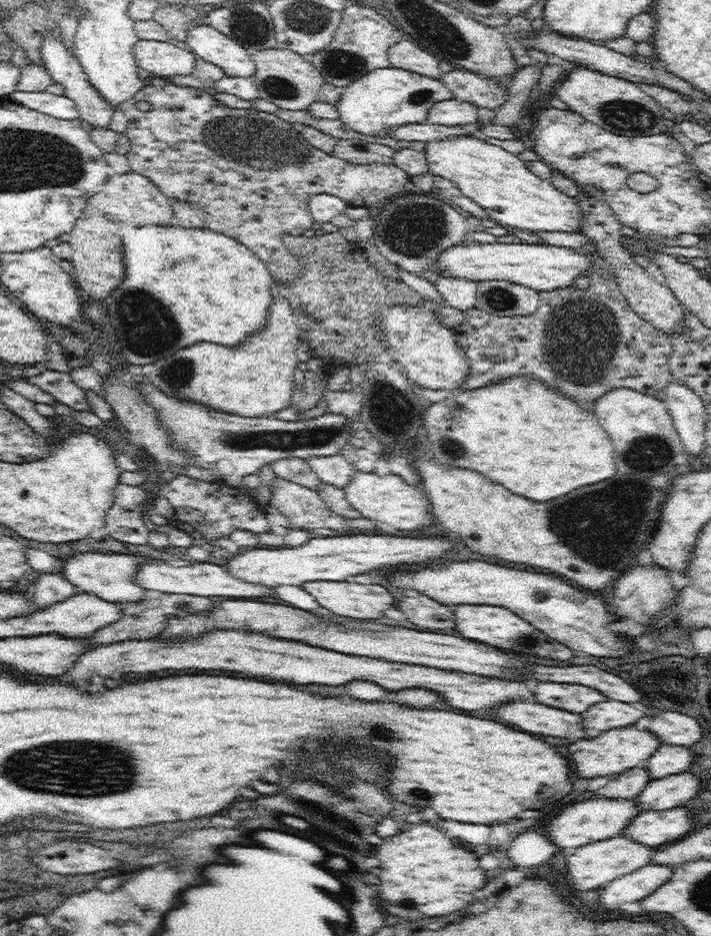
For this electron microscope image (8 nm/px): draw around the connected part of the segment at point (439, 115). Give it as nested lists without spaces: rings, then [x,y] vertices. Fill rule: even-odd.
[[[452,98],[434,103],[427,122],[443,126],[464,126],[478,121],[478,106],[470,101]]]

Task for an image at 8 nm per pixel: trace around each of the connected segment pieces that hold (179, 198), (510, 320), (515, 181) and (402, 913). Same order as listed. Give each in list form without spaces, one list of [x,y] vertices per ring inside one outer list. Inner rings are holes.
[[[172,82],[165,86],[147,85],[142,88],[142,90],[139,90],[132,98],[130,98],[130,100],[122,102],[118,108],[127,116],[128,125],[125,134],[130,143],[130,152],[126,154],[126,158],[128,159],[130,170],[149,178],[162,191],[162,194],[168,198],[174,213],[171,225],[182,228],[215,230],[220,234],[235,238],[238,242],[247,246],[250,250],[254,251],[254,254],[259,256],[259,259],[268,267],[272,278],[275,282],[279,282],[279,284],[290,284],[292,280],[296,280],[296,278],[302,274],[304,265],[302,265],[302,263],[298,261],[298,257],[282,243],[282,234],[288,233],[300,236],[304,234],[306,230],[310,229],[310,226],[312,226],[312,223],[315,221],[308,206],[311,196],[317,194],[330,194],[340,197],[344,202],[347,202],[349,206],[369,208],[372,205],[377,206],[384,204],[387,200],[392,200],[394,197],[404,194],[404,184],[410,180],[410,176],[407,175],[407,172],[398,168],[398,165],[395,163],[352,164],[346,162],[345,160],[336,157],[334,154],[326,154],[323,150],[314,148],[310,142],[302,138],[302,135],[294,130],[294,124],[300,123],[288,123],[274,114],[262,112],[256,108],[230,108],[226,106],[226,104],[216,100],[214,95],[210,95],[208,92],[194,87],[178,86],[174,85]],[[142,100],[148,102],[152,108],[146,111],[136,108],[136,104],[142,102]]]
[[[602,258],[596,261],[596,268],[590,272],[590,285],[588,288],[581,290],[576,287],[568,286],[568,288],[556,288],[556,290],[540,292],[540,304],[538,304],[536,312],[530,316],[496,317],[474,307],[465,311],[465,321],[456,327],[456,343],[458,343],[458,346],[466,353],[470,366],[470,374],[468,374],[468,378],[466,378],[466,381],[463,383],[463,389],[472,391],[485,388],[485,386],[490,386],[490,384],[500,382],[500,380],[510,378],[510,376],[531,376],[539,380],[542,384],[549,386],[549,388],[558,390],[558,393],[562,393],[562,395],[570,397],[570,399],[574,399],[574,401],[578,401],[587,407],[592,407],[600,398],[610,393],[611,390],[616,390],[616,388],[631,388],[638,393],[652,397],[654,397],[659,390],[663,390],[665,386],[673,380],[669,368],[669,361],[673,352],[673,340],[674,338],[668,336],[668,334],[654,329],[652,324],[648,324],[648,322],[642,320],[630,308],[629,302],[624,294],[622,294],[612,270],[606,265]]]
[[[457,137],[454,140],[434,140],[426,142],[424,150],[428,159],[429,172],[451,180],[461,193],[486,209],[489,218],[497,220],[501,226],[512,226],[532,232],[580,232],[584,226],[582,207],[577,198],[568,196],[555,188],[552,179],[541,179],[532,173],[516,155],[492,145],[486,139],[474,137]]]
[[[412,824],[390,842],[382,842],[384,850],[378,850],[380,860],[380,906],[388,916],[400,916],[404,920],[420,920],[424,916],[446,916],[464,908],[472,900],[472,890],[486,884],[484,868],[472,852],[454,846],[440,832],[424,824]]]

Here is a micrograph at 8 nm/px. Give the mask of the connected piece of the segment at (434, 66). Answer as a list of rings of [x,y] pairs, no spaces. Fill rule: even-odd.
[[[406,35],[394,46],[388,48],[390,66],[416,72],[428,78],[441,78],[438,59],[426,50],[416,46]]]

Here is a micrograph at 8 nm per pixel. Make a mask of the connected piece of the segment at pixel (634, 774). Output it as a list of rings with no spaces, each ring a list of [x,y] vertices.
[[[644,766],[632,768],[616,774],[604,781],[604,786],[596,792],[599,798],[635,798],[640,791],[650,782],[647,768]]]

